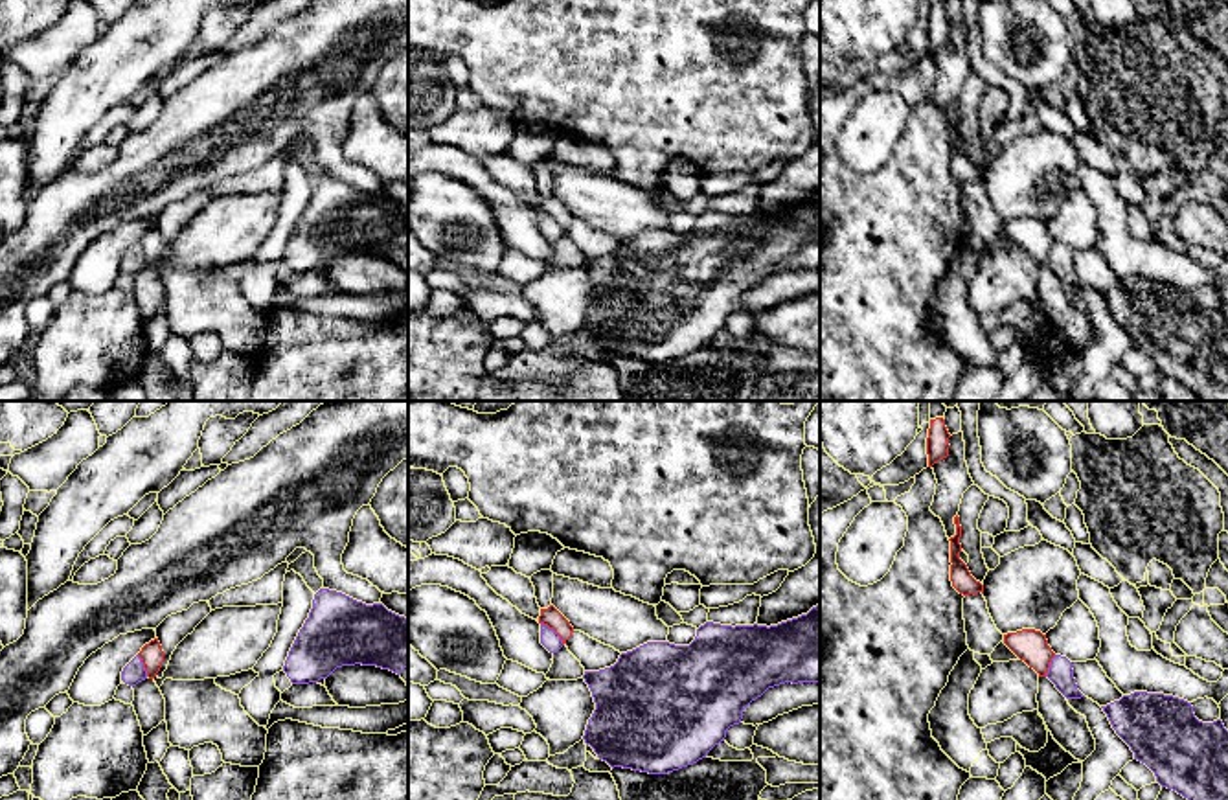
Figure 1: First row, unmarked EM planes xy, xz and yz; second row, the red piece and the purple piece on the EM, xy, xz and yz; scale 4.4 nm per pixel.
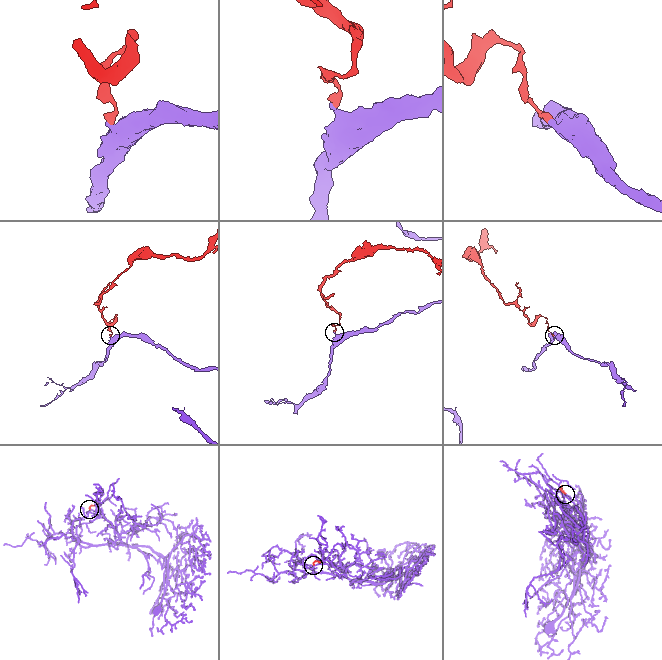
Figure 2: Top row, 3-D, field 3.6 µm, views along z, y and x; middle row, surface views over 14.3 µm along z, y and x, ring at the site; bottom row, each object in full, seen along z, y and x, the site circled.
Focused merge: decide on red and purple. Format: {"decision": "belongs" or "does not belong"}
{"decision": "does not belong"}

